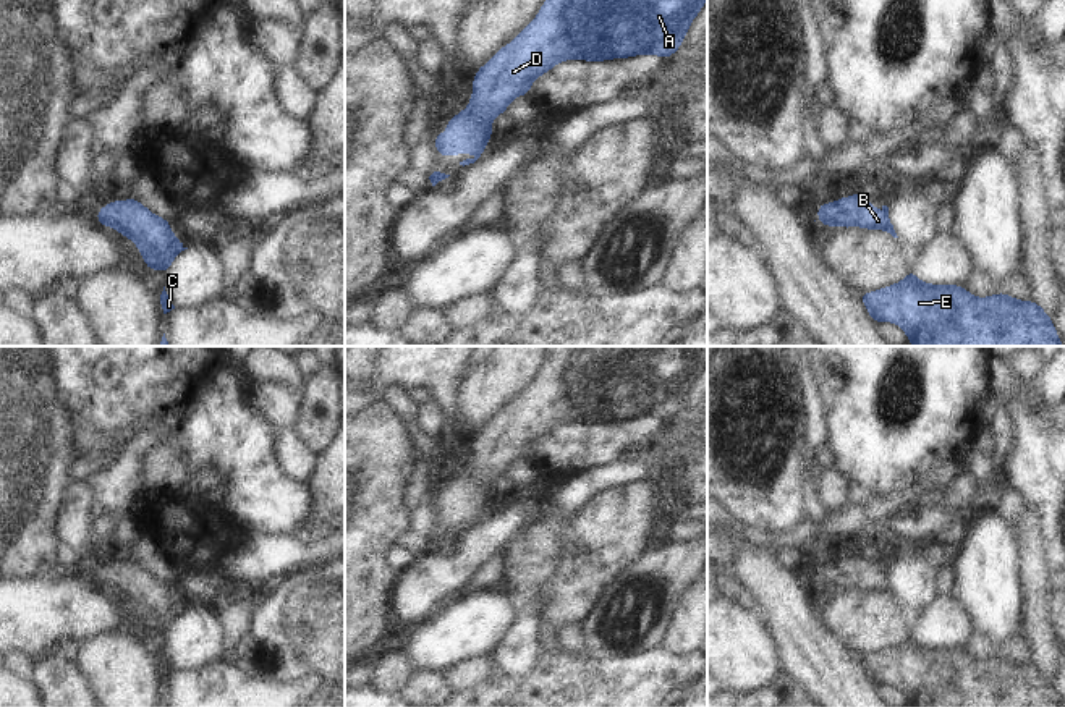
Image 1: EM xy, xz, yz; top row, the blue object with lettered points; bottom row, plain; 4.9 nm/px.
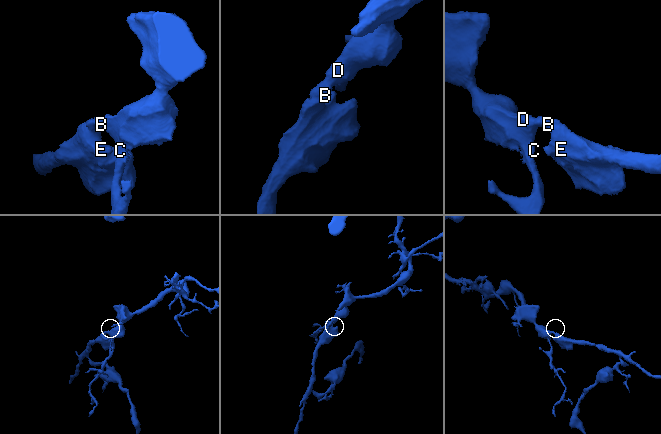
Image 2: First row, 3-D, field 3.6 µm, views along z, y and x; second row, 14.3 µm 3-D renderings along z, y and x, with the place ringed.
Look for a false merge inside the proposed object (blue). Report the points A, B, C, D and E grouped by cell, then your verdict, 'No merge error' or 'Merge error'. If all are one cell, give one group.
Groups: A B C D E. No merge error.

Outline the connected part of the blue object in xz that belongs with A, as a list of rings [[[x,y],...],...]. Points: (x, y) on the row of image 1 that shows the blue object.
[[[545,0],[536,18],[476,71],[468,107],[448,120],[443,136],[435,133],[439,157],[474,152],[474,159],[460,165],[474,163],[490,141],[492,120],[518,95],[529,95],[531,84],[563,60],[605,61],[634,55],[667,60],[683,44],[704,3],[706,0]]]

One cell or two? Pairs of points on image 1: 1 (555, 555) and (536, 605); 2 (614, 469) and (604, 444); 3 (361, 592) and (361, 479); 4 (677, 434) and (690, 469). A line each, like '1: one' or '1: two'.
1: two
2: two
3: one
4: one

